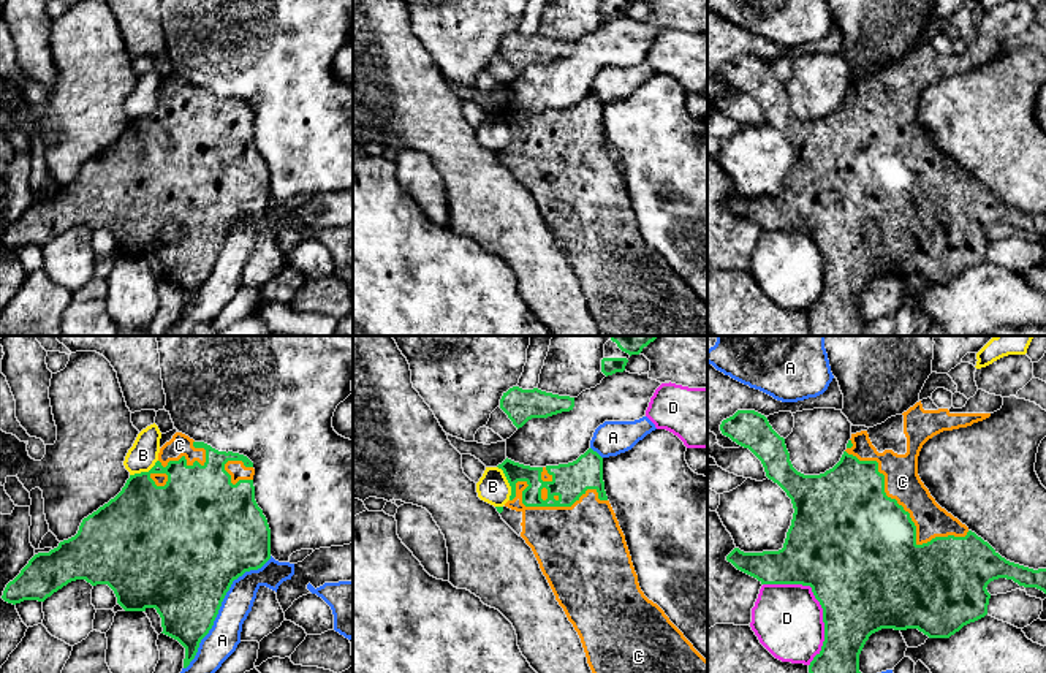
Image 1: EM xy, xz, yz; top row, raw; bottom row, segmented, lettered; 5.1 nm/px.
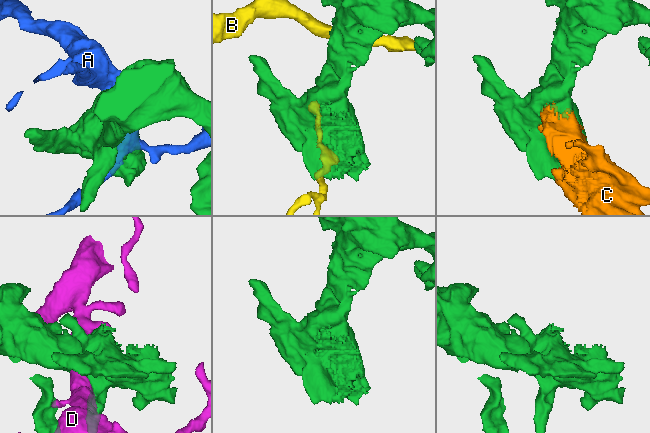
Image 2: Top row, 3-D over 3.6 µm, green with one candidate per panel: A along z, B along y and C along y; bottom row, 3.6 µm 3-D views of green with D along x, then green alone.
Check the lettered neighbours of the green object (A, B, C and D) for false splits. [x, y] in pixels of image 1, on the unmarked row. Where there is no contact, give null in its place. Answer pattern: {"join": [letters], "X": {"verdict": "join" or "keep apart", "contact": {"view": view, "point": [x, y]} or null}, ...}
{"join": ["C"], "A": {"verdict": "keep apart", "contact": {"view": "xy", "point": [220, 250]}}, "B": {"verdict": "keep apart", "contact": {"view": "xz", "point": [508, 127]}}, "C": {"verdict": "join", "contact": {"view": "yz", "point": [898, 149]}}, "D": {"verdict": "keep apart", "contact": {"view": "yz", "point": [820, 249]}}}

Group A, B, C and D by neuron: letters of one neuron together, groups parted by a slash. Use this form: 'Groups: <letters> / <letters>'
Groups: A / B / C / D

